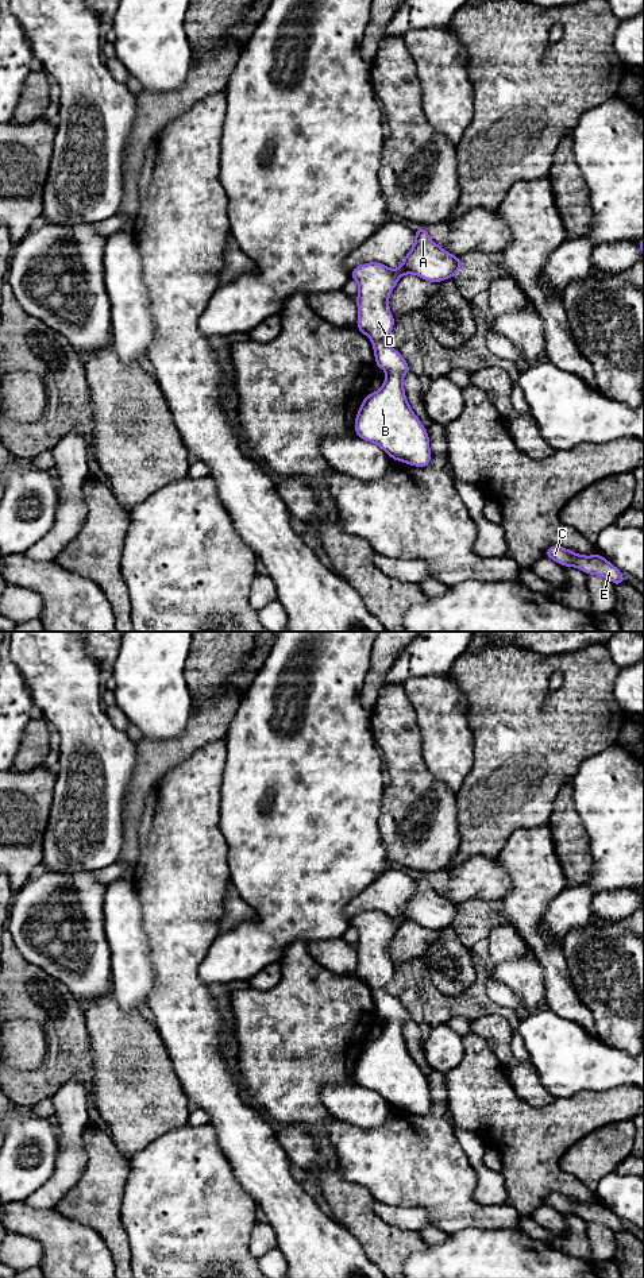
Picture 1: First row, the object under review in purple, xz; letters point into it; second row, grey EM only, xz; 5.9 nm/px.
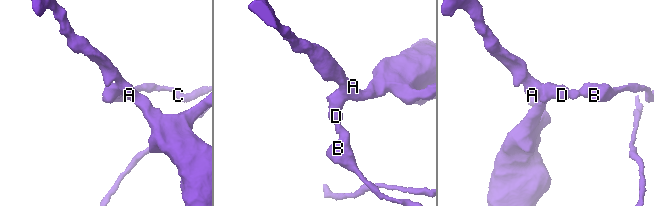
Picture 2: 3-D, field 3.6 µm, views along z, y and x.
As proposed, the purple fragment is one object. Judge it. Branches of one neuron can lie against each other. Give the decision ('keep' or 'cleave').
cleave

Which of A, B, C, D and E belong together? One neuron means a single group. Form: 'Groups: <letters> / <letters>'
Groups: A D / B C E

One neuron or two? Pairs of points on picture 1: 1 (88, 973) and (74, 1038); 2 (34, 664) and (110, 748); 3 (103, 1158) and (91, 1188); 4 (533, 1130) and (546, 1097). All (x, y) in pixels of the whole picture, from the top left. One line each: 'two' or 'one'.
1: two
2: one
3: one
4: two

